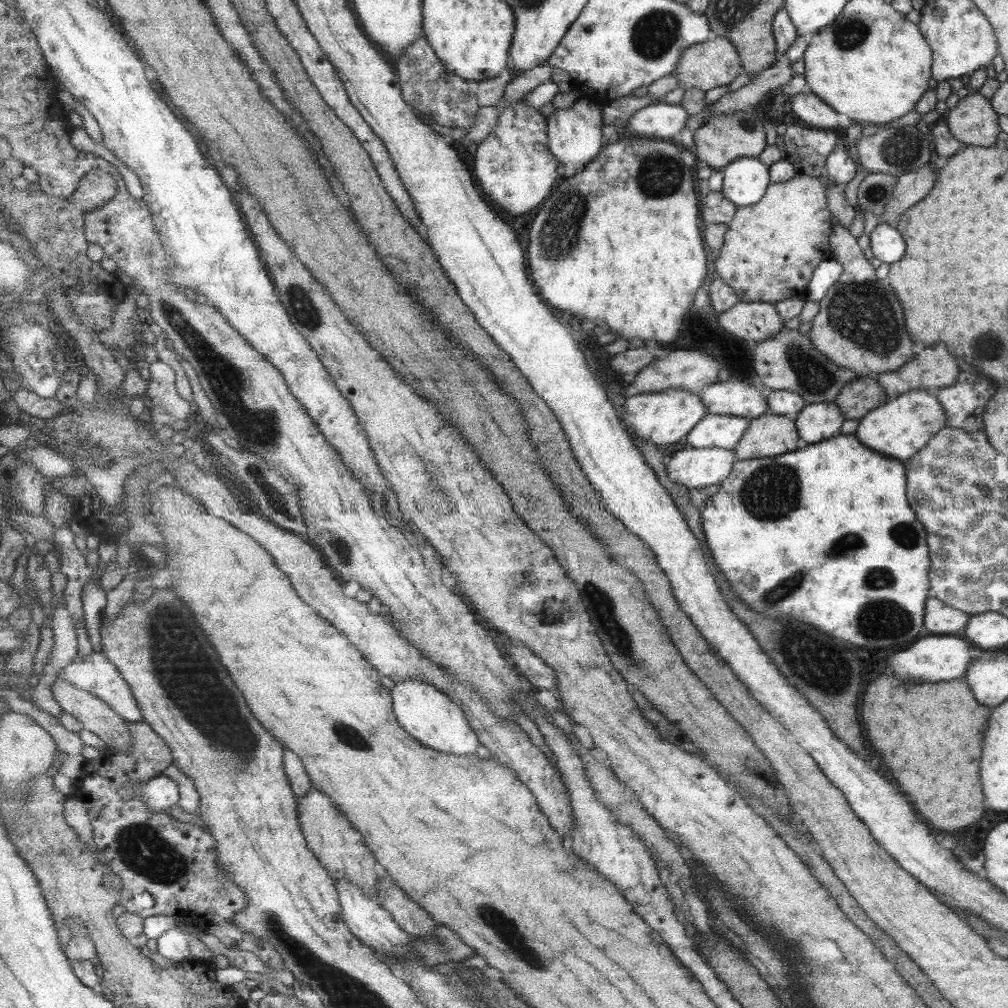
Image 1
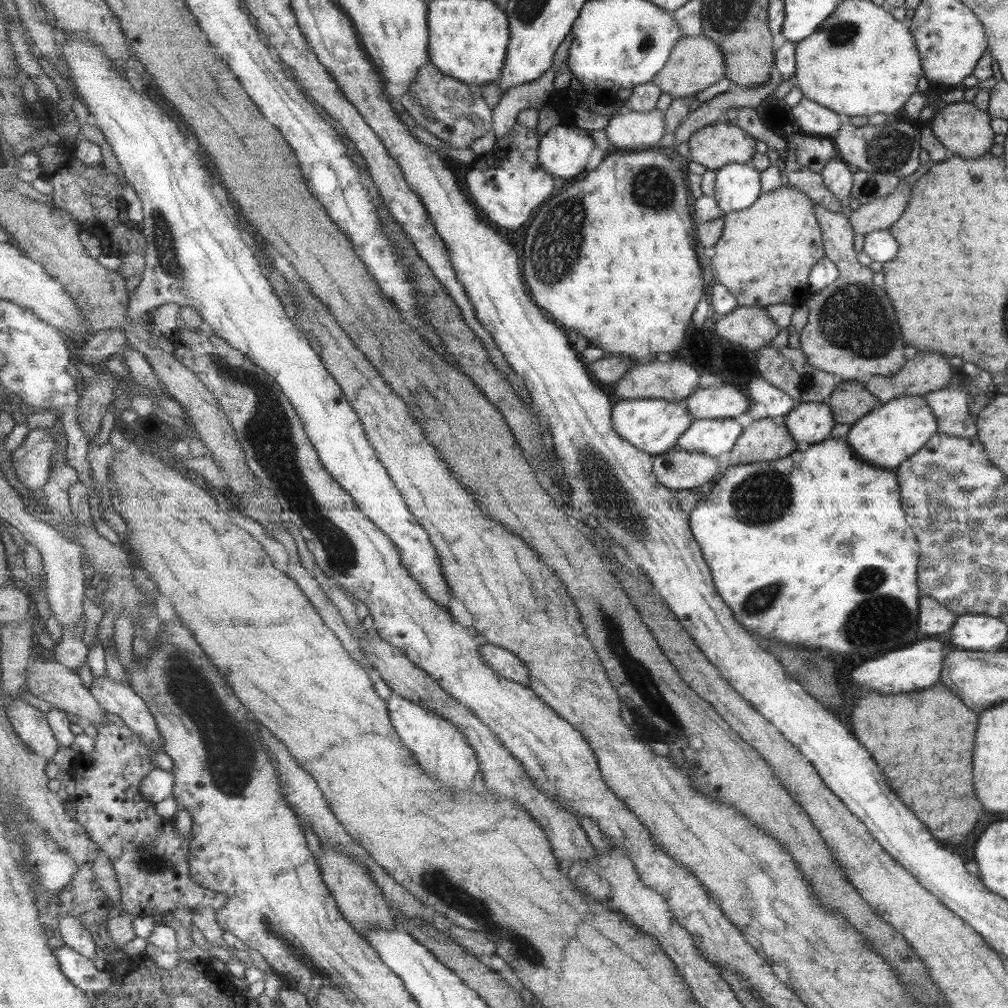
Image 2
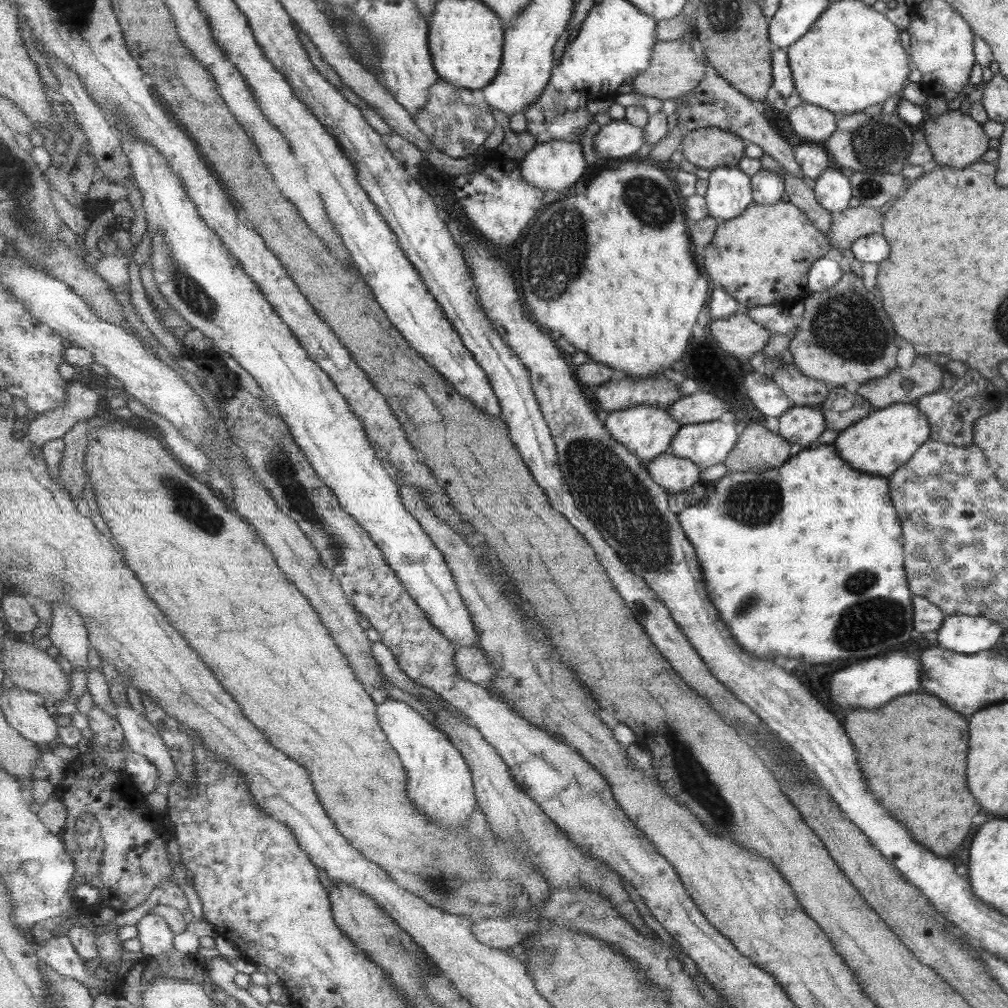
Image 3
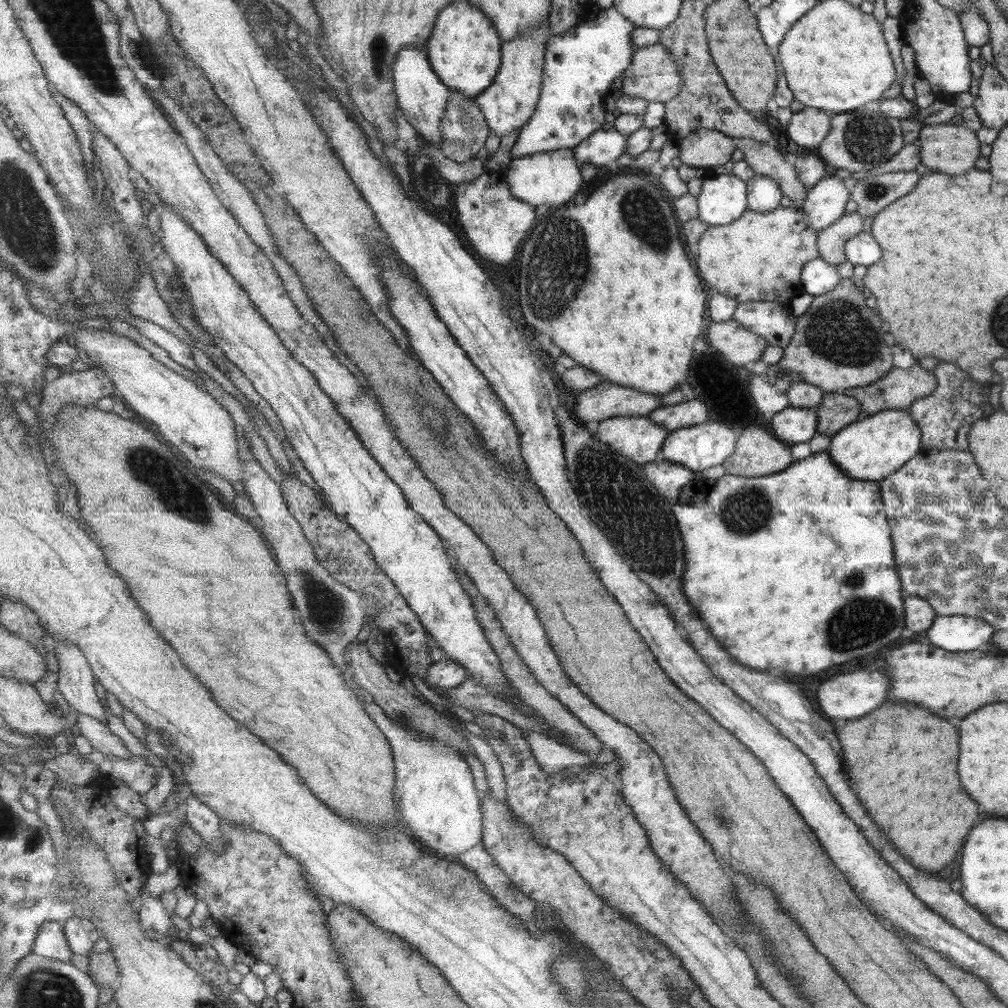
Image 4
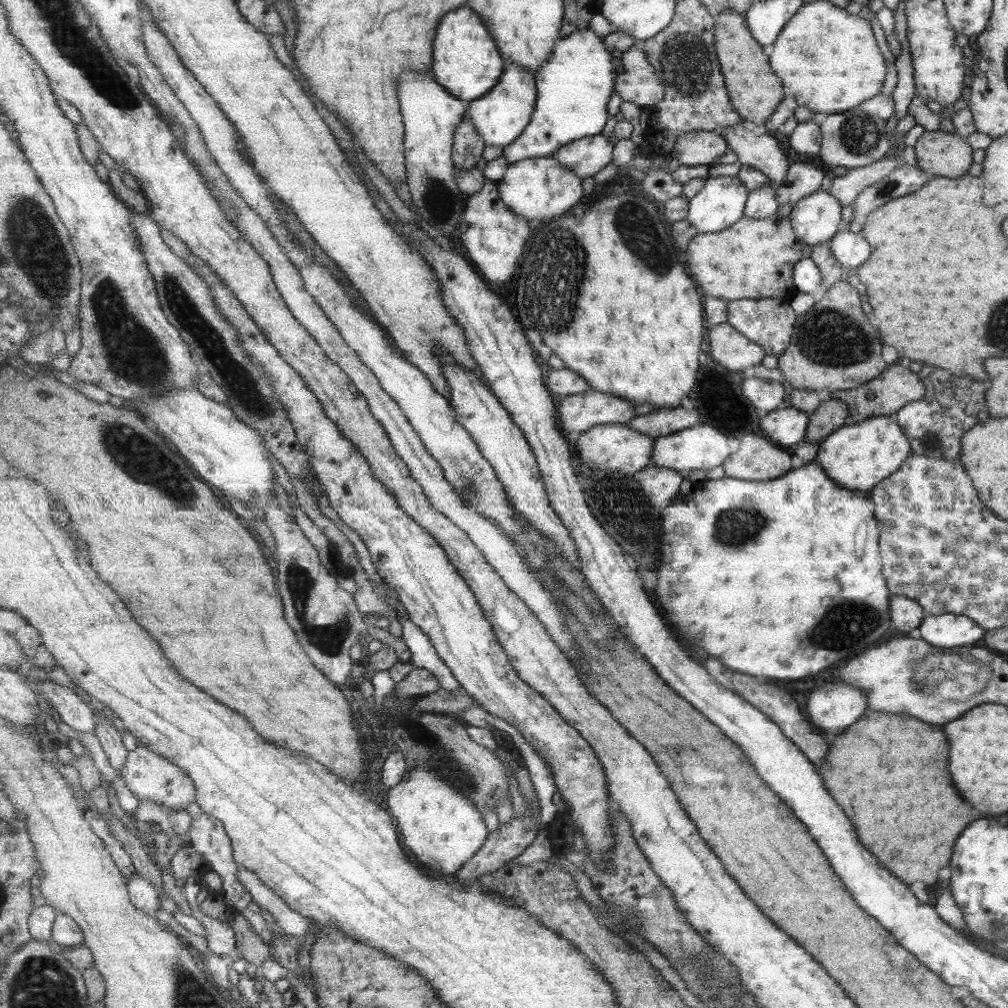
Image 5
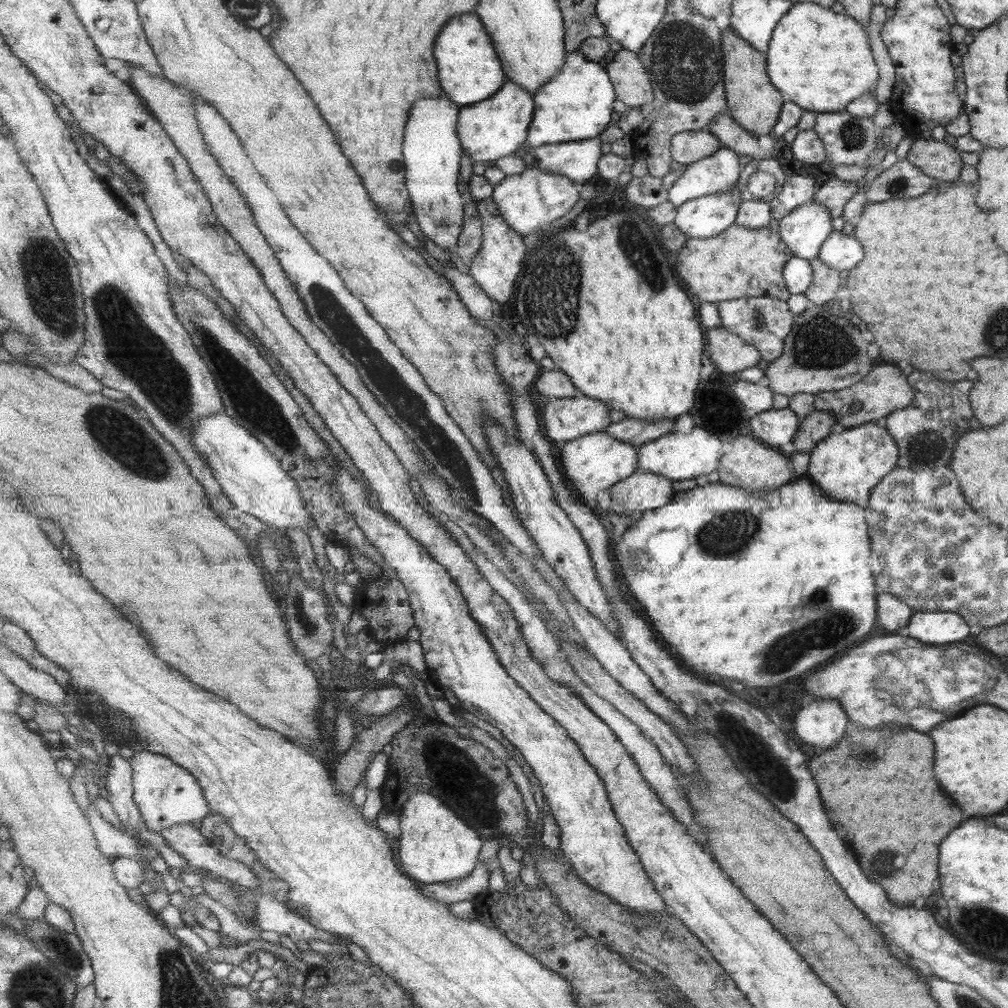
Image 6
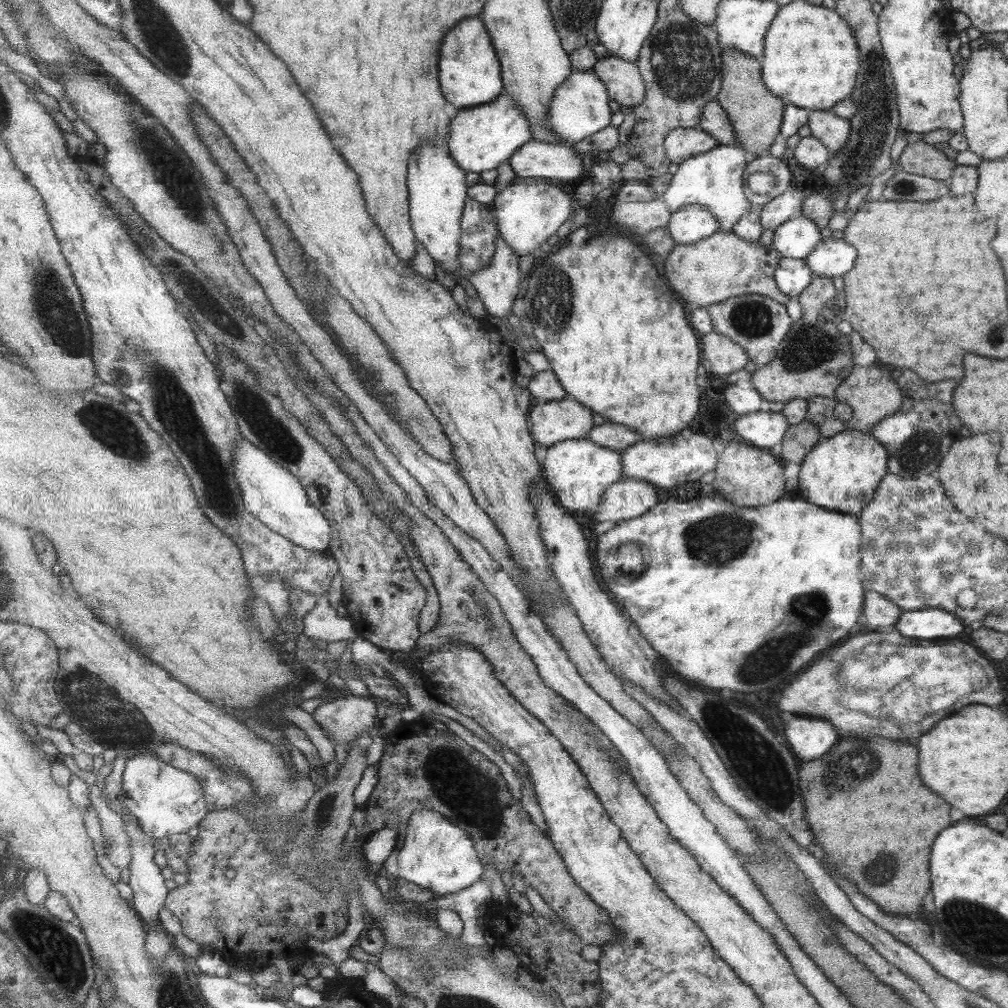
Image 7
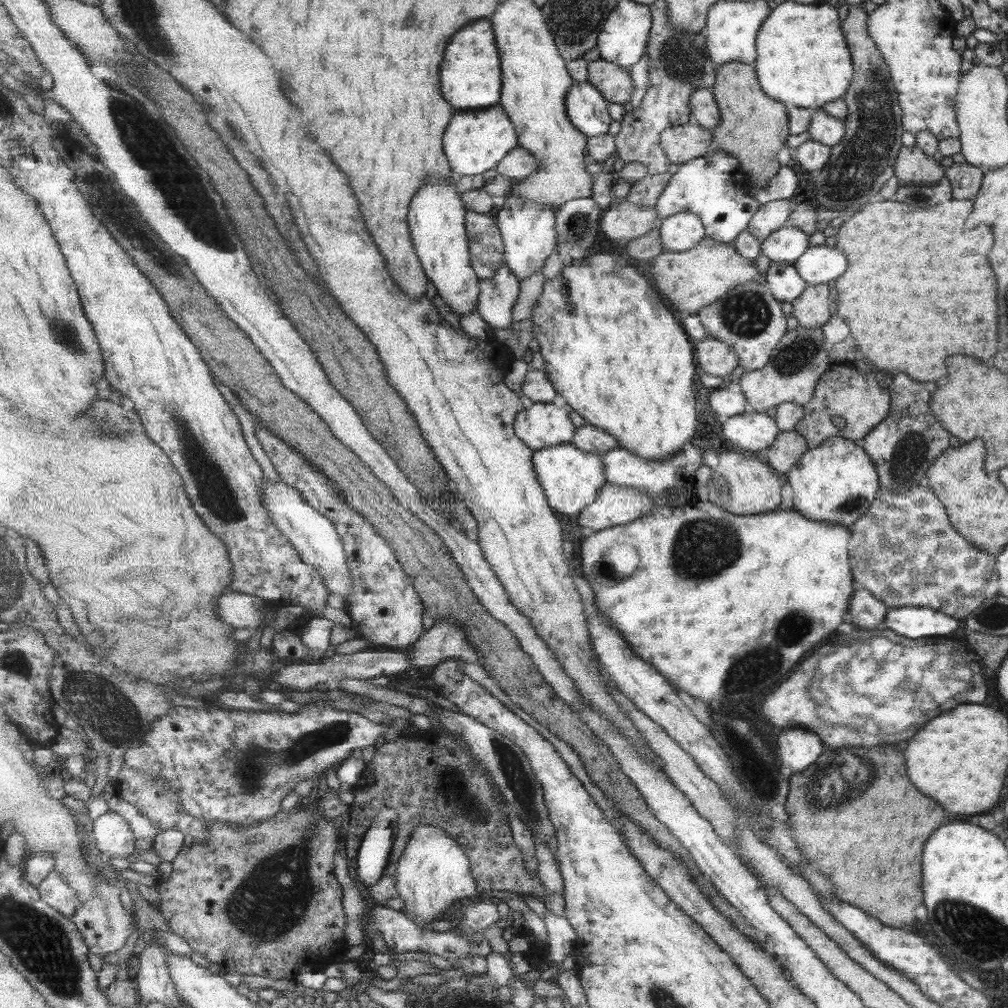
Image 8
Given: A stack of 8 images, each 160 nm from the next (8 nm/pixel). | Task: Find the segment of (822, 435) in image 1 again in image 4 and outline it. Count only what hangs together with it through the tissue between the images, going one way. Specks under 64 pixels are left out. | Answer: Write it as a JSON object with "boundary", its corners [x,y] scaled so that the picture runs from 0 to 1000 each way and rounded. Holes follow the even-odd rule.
{"boundary":[[[782,404],[765,414],[765,429],[769,435],[777,436],[782,441],[802,438],[811,429],[809,406]]]}

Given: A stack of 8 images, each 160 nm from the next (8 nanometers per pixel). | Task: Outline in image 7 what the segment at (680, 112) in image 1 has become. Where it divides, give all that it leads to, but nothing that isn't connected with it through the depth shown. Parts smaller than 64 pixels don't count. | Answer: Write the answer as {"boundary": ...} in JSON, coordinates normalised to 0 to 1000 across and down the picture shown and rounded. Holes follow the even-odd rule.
{"boundary":[[[527,138],[518,148],[511,151],[510,155],[504,160],[512,175],[519,177],[541,177],[550,181],[565,180],[578,177],[578,159],[568,148],[568,144],[547,144],[543,141],[535,141]]]}

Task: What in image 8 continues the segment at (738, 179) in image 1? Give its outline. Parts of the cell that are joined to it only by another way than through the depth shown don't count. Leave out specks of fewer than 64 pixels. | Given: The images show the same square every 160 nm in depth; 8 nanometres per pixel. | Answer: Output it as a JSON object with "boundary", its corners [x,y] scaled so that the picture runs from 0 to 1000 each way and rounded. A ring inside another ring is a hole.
{"boundary":[[[684,209],[661,216],[654,222],[654,227],[660,250],[688,248],[700,235],[696,216]]]}

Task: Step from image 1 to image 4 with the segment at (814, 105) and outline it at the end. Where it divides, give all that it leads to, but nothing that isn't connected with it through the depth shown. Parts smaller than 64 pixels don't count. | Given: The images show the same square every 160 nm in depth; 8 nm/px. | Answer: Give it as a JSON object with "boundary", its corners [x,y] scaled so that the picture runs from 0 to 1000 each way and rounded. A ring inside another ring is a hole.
{"boundary":[[[799,107],[787,112],[780,124],[781,135],[791,146],[809,150],[823,131],[822,115],[810,107]]]}

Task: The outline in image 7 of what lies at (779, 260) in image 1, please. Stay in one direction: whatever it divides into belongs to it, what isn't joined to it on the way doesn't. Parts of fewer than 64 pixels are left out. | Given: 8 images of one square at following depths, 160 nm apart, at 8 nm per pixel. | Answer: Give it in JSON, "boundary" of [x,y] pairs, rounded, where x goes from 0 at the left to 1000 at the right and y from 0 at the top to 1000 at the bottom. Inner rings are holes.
{"boundary":[[[713,230],[689,242],[672,242],[661,256],[659,270],[665,285],[675,294],[675,298],[688,300],[688,305],[704,305],[705,303],[720,299],[722,296],[736,292],[756,292],[768,297],[769,300],[781,302],[782,294],[775,292],[767,276],[767,269],[775,256],[771,248],[764,243],[763,247],[743,240],[728,230]]]}

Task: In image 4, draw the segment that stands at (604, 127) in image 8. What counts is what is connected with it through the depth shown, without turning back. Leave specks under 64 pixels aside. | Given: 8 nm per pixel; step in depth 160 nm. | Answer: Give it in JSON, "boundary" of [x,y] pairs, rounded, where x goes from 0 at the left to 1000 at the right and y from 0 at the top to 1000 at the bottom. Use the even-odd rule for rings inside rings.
{"boundary":[[[606,6],[600,10],[590,11],[587,16],[562,33],[548,35],[543,39],[541,73],[534,108],[527,116],[525,123],[522,123],[515,131],[513,143],[508,150],[510,157],[553,149],[569,149],[581,137],[598,127],[601,112],[600,98],[608,87],[606,83],[616,73],[620,74],[627,63],[630,50],[627,32],[630,28],[626,20],[614,13],[610,6]]]}

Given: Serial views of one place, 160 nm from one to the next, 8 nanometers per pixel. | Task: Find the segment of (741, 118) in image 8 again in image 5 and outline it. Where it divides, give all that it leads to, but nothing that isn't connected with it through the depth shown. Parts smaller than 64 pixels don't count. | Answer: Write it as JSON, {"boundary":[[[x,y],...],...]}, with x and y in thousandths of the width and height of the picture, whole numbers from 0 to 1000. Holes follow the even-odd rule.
{"boundary":[[[722,11],[709,17],[712,55],[724,98],[737,119],[759,124],[777,97],[776,81],[765,69],[764,55],[759,54],[757,46],[745,34],[739,14]]]}

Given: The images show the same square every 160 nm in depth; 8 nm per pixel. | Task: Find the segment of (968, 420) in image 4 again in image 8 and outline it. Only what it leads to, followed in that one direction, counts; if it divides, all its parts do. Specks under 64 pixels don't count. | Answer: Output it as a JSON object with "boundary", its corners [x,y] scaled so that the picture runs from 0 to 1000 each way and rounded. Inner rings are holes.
{"boundary":[[[890,371],[880,385],[883,409],[854,437],[855,445],[870,466],[872,483],[880,485],[884,490],[900,488],[906,482],[919,482],[919,466],[925,461],[928,452],[932,452],[941,442],[941,431],[928,419],[923,401],[920,401],[922,389],[926,385],[928,383],[924,379],[908,381],[908,377],[902,373]]]}

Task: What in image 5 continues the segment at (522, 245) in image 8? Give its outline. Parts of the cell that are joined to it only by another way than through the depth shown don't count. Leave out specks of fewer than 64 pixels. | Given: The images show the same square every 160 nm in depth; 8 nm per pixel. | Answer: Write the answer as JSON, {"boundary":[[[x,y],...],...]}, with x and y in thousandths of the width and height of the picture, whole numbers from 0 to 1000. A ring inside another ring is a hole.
{"boundary":[[[547,156],[524,157],[505,164],[499,179],[494,180],[498,199],[523,218],[543,218],[566,208],[578,194],[578,179]]]}

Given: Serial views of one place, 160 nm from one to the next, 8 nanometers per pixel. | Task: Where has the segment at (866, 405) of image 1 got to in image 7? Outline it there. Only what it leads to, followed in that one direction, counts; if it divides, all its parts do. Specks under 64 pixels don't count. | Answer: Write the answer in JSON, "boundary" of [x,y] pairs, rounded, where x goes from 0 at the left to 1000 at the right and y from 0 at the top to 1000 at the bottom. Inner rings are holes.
{"boundary":[[[796,418],[790,422],[784,422],[779,433],[774,438],[772,453],[777,462],[793,462],[793,458],[804,448],[814,436],[812,424],[808,421]]]}

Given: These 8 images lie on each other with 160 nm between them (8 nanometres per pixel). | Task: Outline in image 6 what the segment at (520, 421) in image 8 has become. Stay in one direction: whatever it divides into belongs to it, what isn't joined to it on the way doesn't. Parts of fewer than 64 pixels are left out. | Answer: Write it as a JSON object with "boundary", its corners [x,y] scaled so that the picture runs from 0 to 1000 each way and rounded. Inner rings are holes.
{"boundary":[[[573,388],[568,395],[546,396],[539,407],[542,434],[546,436],[552,445],[559,445],[564,438],[602,426],[606,421],[605,407],[606,404],[602,404],[599,399],[586,395],[576,388]]]}

